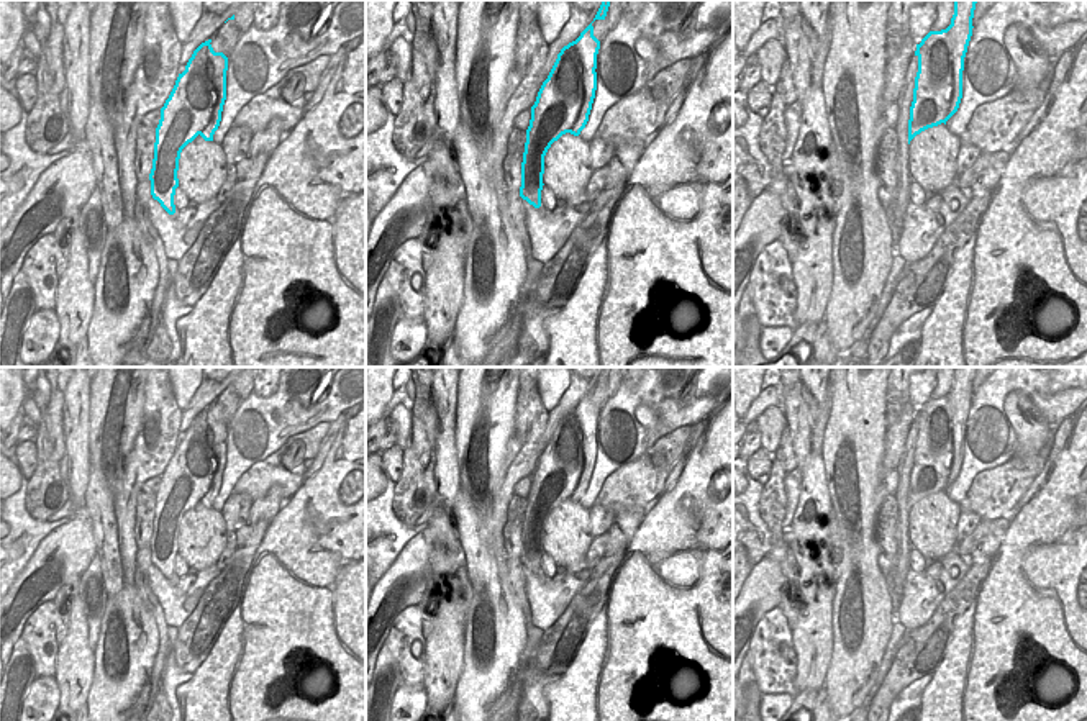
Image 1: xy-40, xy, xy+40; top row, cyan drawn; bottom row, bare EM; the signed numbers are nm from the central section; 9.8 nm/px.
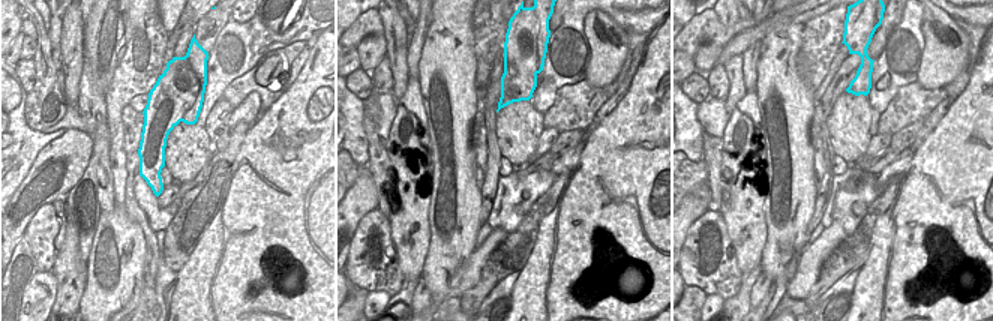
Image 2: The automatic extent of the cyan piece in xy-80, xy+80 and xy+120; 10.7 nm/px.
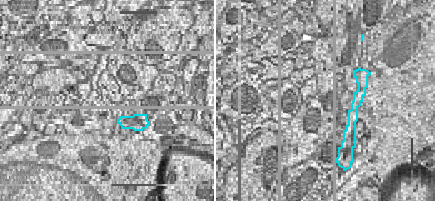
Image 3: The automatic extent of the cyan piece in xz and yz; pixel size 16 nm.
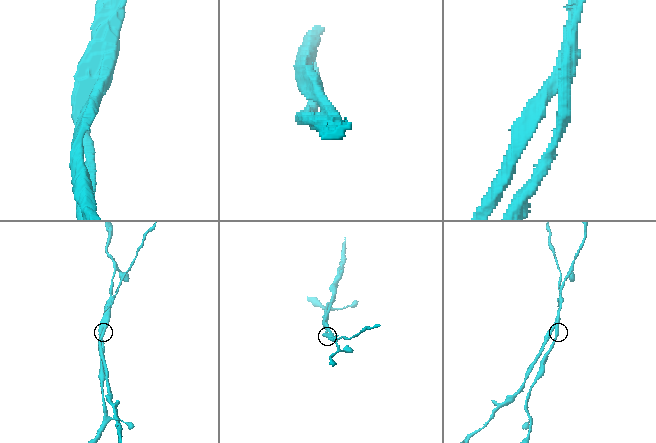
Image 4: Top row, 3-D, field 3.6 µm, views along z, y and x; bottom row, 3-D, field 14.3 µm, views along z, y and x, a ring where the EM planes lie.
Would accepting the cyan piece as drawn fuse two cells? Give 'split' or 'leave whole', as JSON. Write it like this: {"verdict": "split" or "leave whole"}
{"verdict": "split"}

